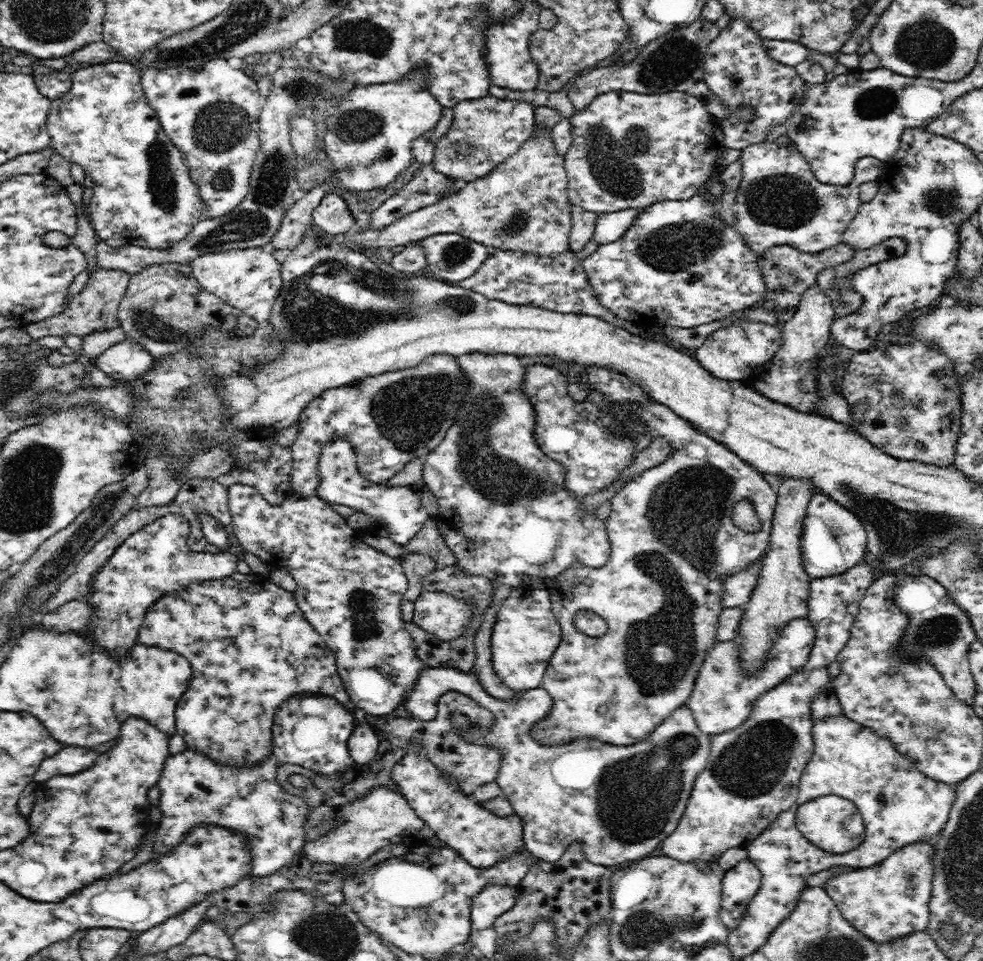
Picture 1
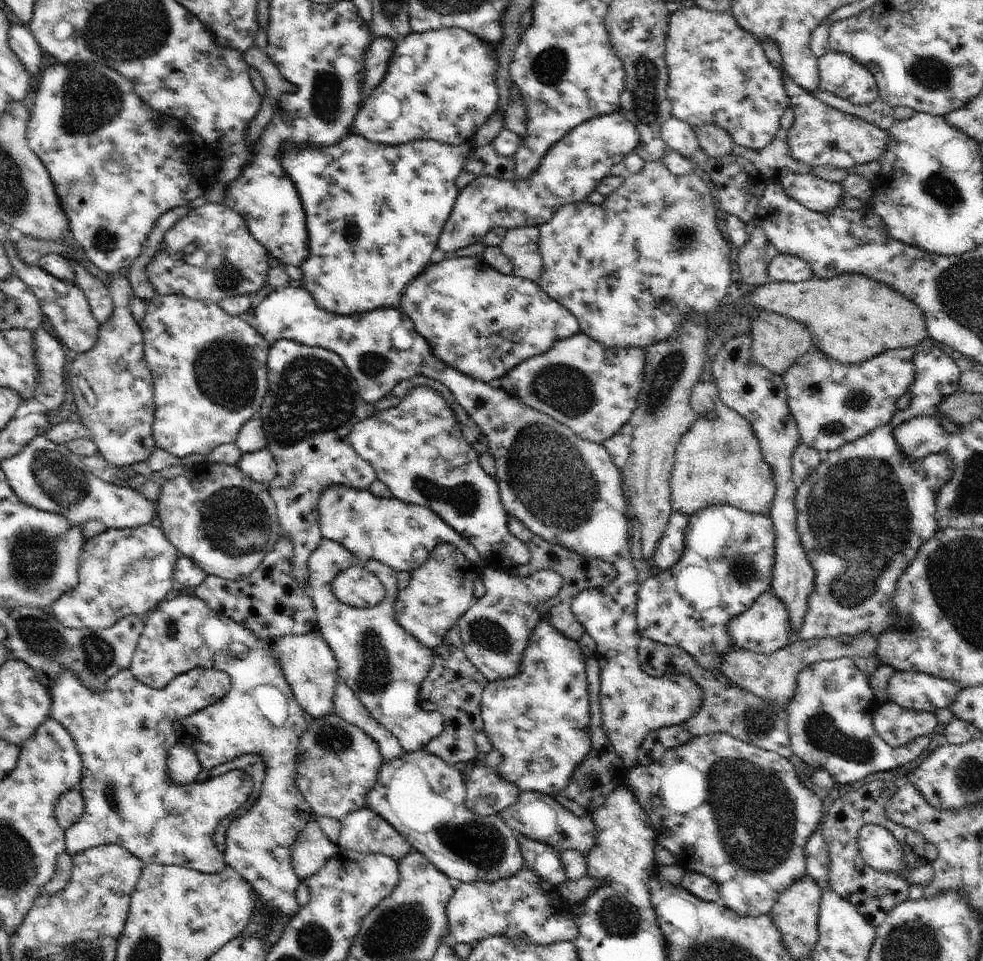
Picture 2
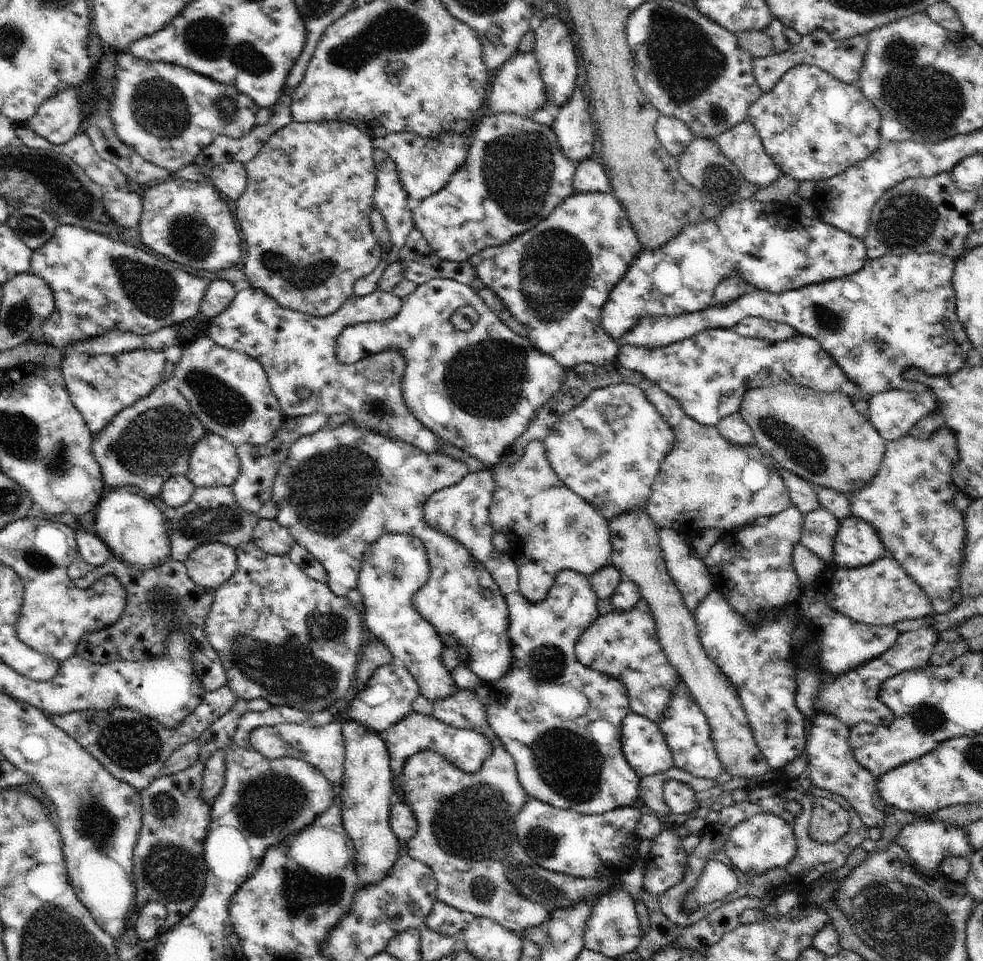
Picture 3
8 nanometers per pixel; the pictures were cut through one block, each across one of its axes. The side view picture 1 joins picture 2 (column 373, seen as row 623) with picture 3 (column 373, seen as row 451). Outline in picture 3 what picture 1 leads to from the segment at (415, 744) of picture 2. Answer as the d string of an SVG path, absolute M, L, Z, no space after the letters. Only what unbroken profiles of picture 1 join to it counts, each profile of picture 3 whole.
M393 661L374 670L374 674L366 682L366 688L357 692L351 704L347 706L345 720L358 722L364 728L383 736L387 728L398 724L413 711L412 702L418 696L420 696L419 686L414 676L399 662Z

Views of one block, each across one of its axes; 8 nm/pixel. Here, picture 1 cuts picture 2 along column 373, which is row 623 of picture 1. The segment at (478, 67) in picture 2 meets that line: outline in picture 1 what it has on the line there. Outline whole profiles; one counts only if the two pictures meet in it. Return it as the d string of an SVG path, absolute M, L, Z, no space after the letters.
M180 513L166 514L166 516L162 516L152 524L140 528L138 532L134 532L134 534L126 538L118 546L116 552L112 554L110 560L96 572L94 582L90 584L93 586L93 592L85 600L95 609L91 628L86 632L92 641L96 641L96 645L104 648L105 652L113 658L128 656L130 648L137 642L137 636L146 612L156 600L160 600L162 596L166 596L170 592L182 592L184 588L188 588L188 585L194 581L221 579L236 572L236 563L239 559L234 554L225 550L215 554L190 550L187 545L190 530L188 520Z

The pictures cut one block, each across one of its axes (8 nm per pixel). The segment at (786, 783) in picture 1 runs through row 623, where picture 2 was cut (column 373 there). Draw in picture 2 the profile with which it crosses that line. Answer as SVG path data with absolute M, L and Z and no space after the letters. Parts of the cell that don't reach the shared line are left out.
M367 807L340 820L337 846L356 853L382 854L398 862L412 852L410 842Z

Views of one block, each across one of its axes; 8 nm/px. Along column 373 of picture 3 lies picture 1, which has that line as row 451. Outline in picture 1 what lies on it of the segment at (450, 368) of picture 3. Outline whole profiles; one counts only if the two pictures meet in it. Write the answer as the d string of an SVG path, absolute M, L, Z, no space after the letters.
M342 437L332 438L322 448L318 460L318 473L320 473L320 486L316 494L331 504L344 504L355 511L368 514L368 526L376 530L376 534L393 540L396 544L405 545L412 540L430 514L422 505L419 492L412 486L388 486L387 484L374 484L360 476L357 467L357 456L352 443Z

